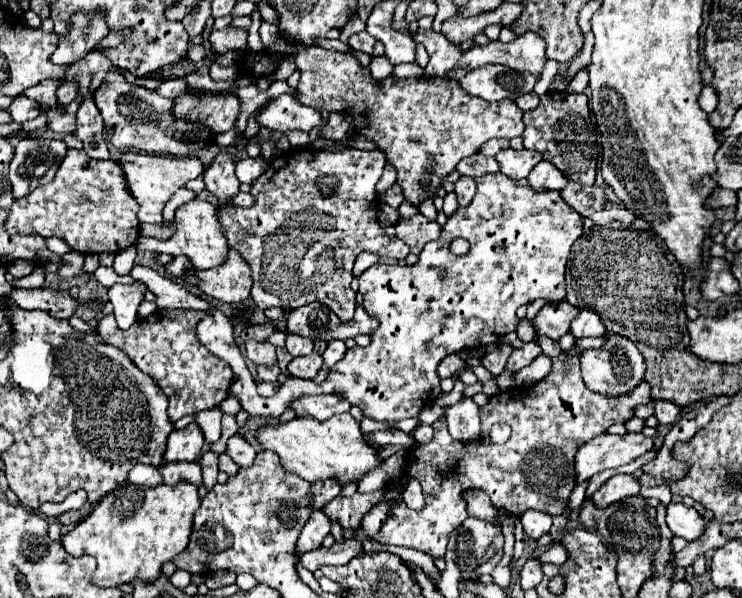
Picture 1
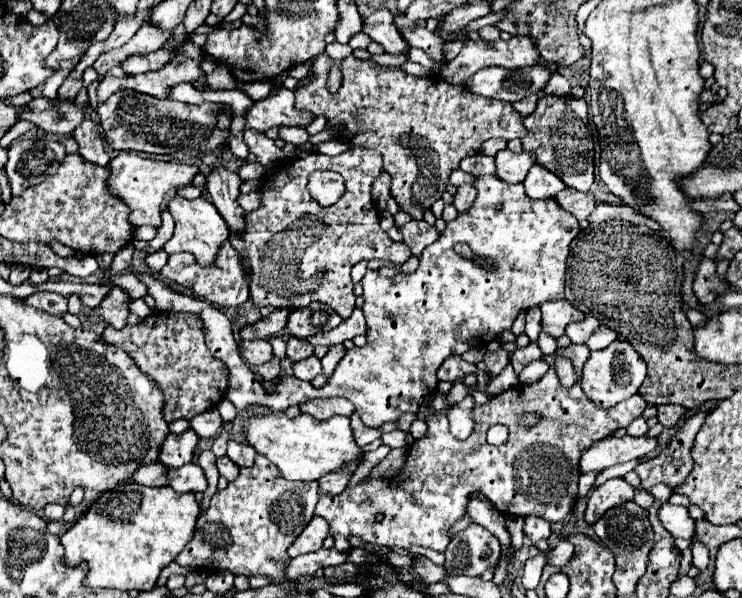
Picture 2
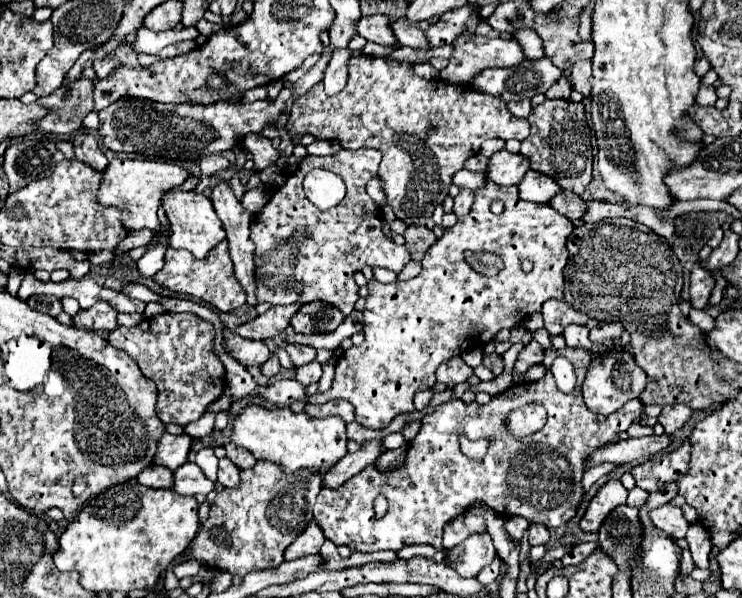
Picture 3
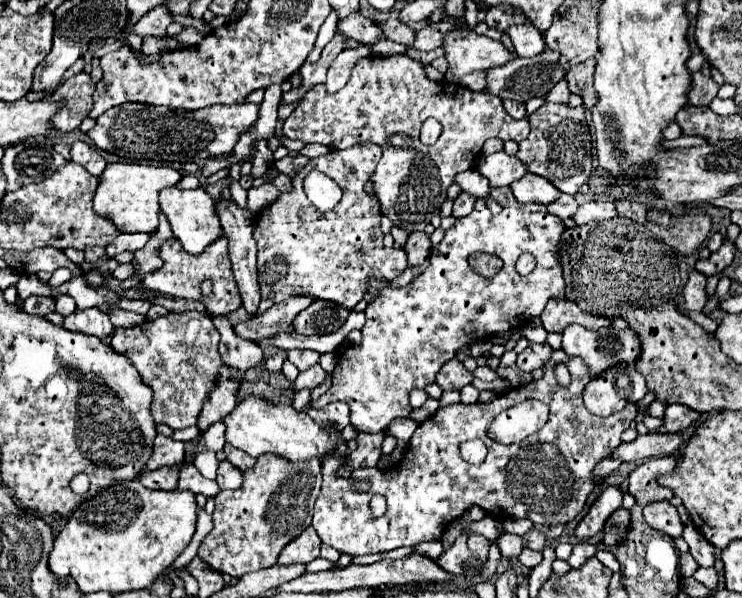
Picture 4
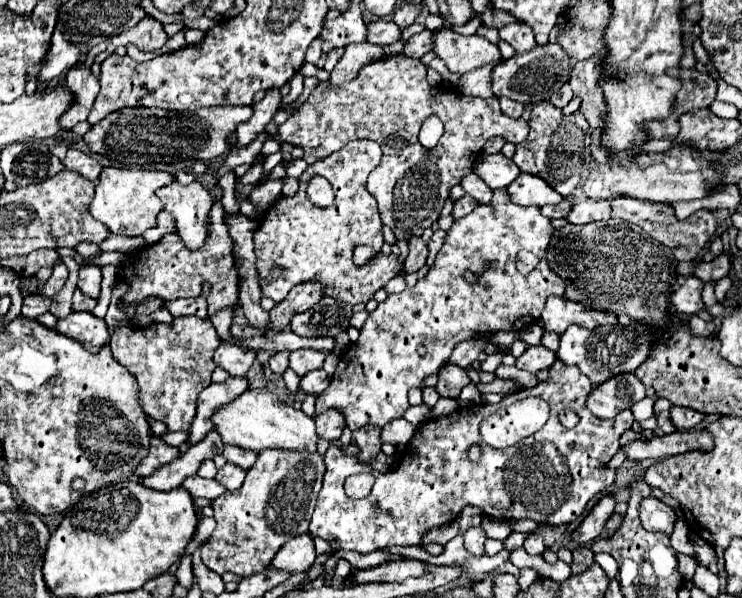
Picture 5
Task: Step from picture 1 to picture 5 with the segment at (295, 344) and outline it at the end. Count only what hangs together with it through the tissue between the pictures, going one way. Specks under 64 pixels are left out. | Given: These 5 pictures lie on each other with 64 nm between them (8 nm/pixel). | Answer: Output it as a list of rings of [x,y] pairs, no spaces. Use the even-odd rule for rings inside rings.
[[[294,350],[290,354],[290,368],[298,376],[304,376],[310,370],[322,368],[324,358],[326,358],[326,352],[318,352],[318,350]]]

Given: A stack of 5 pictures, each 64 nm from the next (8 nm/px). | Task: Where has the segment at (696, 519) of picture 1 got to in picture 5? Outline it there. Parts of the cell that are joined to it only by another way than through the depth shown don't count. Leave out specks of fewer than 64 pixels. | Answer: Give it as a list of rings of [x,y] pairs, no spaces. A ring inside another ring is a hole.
[[[646,498],[640,504],[640,520],[642,520],[646,530],[664,532],[664,534],[670,536],[674,532],[674,522],[678,518],[676,518],[674,508],[666,506],[662,500]]]

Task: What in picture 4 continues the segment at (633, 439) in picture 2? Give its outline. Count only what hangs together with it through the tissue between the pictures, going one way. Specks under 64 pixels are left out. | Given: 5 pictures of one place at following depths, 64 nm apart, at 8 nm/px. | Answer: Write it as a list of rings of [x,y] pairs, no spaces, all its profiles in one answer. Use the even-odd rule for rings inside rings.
[[[652,432],[652,434],[640,434],[632,442],[622,442],[614,452],[612,458],[618,458],[622,462],[636,462],[656,456],[668,456],[678,452],[682,444],[682,438],[678,434],[668,432]]]

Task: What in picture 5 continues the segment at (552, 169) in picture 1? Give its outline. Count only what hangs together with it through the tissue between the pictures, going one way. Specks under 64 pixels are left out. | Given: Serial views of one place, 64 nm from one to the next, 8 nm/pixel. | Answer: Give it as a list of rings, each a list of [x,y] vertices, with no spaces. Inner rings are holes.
[[[522,174],[510,184],[510,198],[514,204],[520,206],[544,206],[544,204],[558,204],[562,196],[550,186],[540,180],[540,176]]]

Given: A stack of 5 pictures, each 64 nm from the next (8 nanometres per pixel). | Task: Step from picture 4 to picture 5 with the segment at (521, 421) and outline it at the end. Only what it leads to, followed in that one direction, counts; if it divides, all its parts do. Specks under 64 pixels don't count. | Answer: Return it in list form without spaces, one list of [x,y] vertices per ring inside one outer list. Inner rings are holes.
[[[524,398],[508,408],[500,408],[480,426],[486,444],[508,448],[538,432],[548,420],[548,404],[540,398]]]

